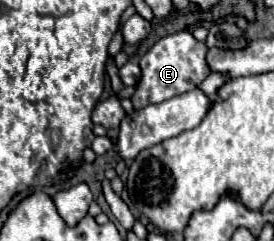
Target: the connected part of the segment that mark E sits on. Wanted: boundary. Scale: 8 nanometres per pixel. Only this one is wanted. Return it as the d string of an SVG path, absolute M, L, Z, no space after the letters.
M181 30L175 34L163 36L159 42L155 42L145 52L145 56L139 60L141 76L139 76L135 94L131 96L133 108L141 110L149 104L159 104L159 102L165 102L173 96L179 96L179 94L185 94L193 88L197 88L211 74L211 68L205 60L207 52L209 52L207 44L195 40L189 30Z

